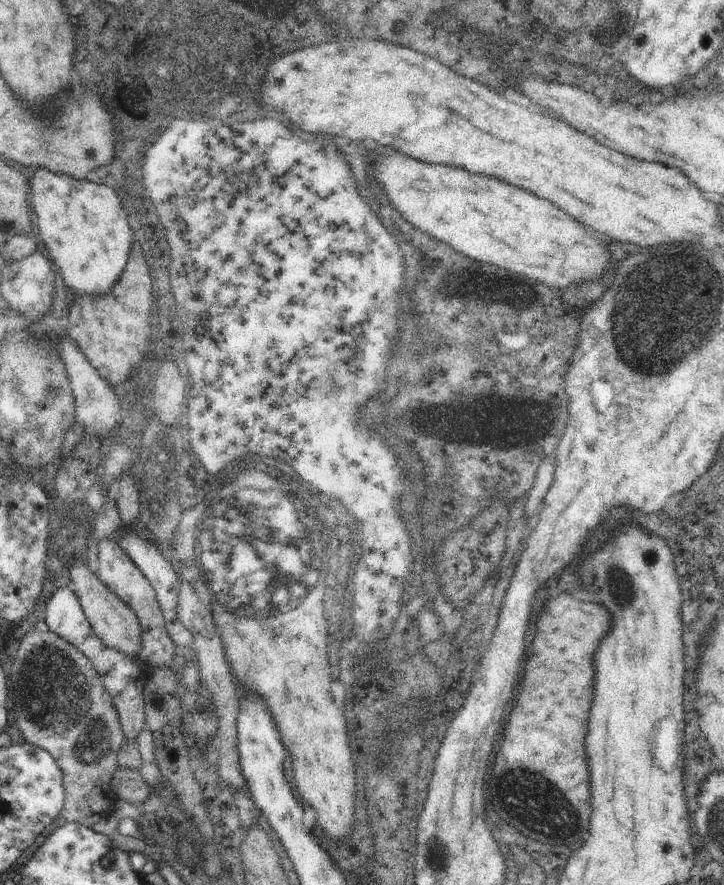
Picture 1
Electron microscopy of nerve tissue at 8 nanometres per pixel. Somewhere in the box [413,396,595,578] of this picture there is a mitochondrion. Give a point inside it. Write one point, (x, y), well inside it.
(462, 426)

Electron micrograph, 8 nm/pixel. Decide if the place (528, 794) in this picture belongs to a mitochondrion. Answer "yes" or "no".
yes

